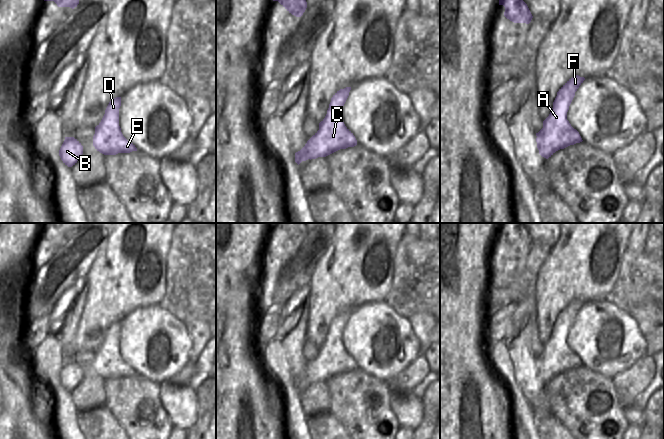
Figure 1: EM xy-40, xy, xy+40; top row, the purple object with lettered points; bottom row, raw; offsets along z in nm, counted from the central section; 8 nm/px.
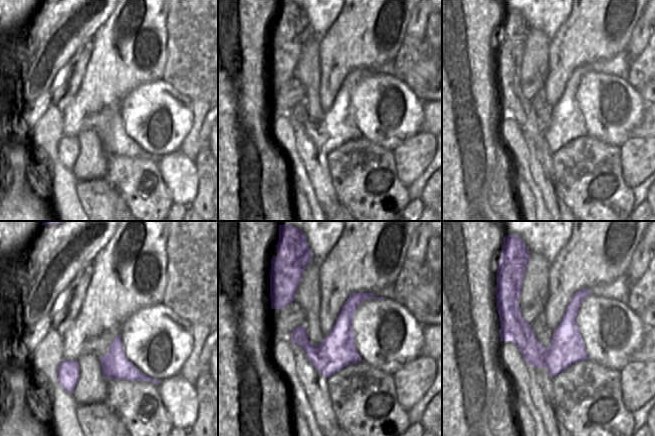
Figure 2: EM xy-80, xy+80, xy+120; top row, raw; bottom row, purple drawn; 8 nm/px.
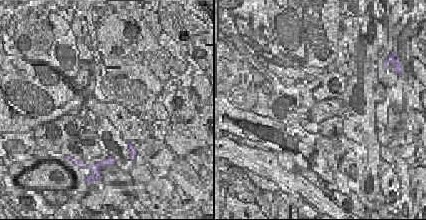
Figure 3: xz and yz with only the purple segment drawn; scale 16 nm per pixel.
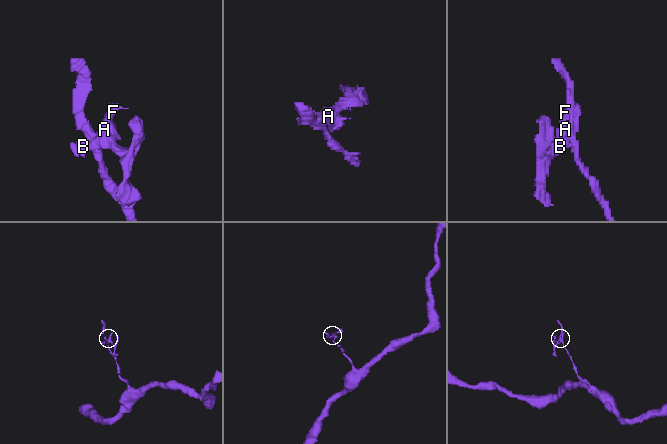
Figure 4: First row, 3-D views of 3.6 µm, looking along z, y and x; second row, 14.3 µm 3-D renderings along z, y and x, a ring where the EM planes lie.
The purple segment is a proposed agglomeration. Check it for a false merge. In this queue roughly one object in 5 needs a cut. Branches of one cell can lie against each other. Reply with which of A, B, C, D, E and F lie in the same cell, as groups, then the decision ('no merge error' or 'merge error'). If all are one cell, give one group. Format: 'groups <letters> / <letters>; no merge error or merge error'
groups A B C D E F; no merge error

